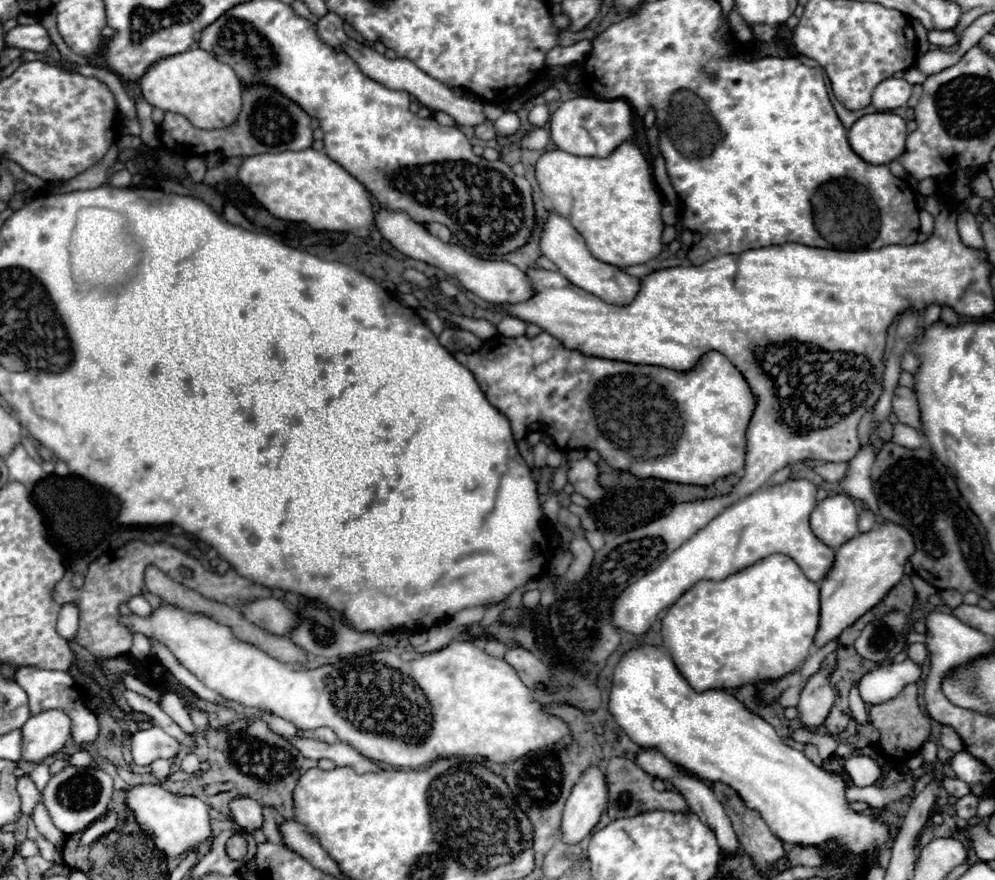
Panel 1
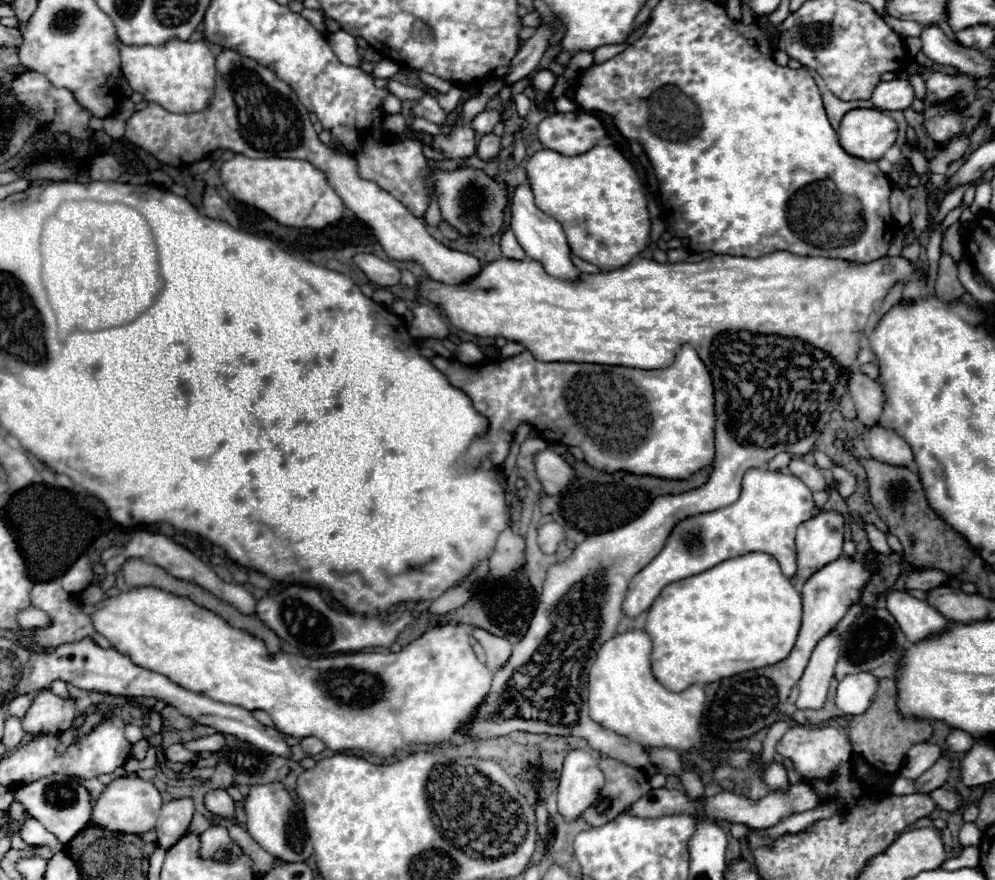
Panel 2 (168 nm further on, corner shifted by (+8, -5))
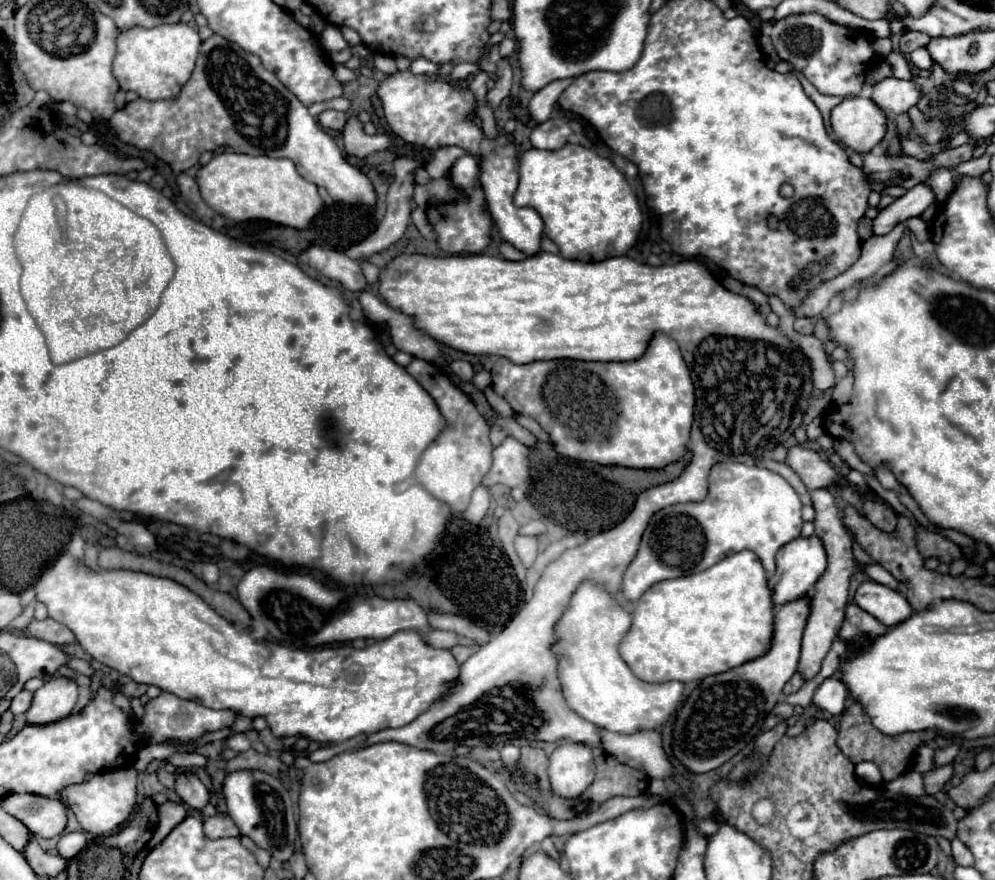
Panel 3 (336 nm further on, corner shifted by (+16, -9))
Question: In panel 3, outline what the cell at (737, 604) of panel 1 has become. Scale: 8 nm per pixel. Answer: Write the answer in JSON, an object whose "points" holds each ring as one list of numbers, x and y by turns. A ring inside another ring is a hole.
{"points":[[750,550,732,554,722,558,718,564,714,564,712,568,692,574,692,576,684,576,684,578,674,578,674,580,662,580,658,584,654,584,636,604,634,608,634,620,632,620,632,628,626,634,626,638,620,644,620,654,626,660,626,664,630,666,630,670,644,682,698,682,704,680,706,676,712,674,720,674,724,670,742,666,744,662,750,662,752,658,760,658,760,654,764,654,764,650,768,650,768,646,772,644,772,618,776,616,776,606,772,606,772,592,768,588,768,578,766,578,766,570,762,566,762,562,756,558,756,554,752,554]]}

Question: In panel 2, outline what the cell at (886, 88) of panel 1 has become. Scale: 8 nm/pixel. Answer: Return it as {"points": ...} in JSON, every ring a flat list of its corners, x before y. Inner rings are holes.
{"points":[[896,78,880,82,872,94,872,104,880,110,906,110,914,100,914,90,908,80]]}

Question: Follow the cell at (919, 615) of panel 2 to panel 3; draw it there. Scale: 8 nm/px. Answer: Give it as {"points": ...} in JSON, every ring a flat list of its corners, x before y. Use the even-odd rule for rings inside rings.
{"points":[[864,582,856,590,856,604,878,618,886,628,894,628,914,614,906,596,878,582]]}

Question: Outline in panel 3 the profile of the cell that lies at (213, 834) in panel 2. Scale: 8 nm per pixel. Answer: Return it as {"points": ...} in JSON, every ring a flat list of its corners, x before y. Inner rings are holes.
{"points":[[218,814,204,820,206,838,224,838,224,836,240,836,236,824,226,814]]}

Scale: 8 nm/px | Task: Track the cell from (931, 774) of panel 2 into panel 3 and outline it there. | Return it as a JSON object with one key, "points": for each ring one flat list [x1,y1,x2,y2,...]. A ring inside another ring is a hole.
{"points":[[950,744,946,748,938,748,934,752,934,768,940,768,944,764,950,764,956,758,956,754,958,754,958,746,956,744]]}

